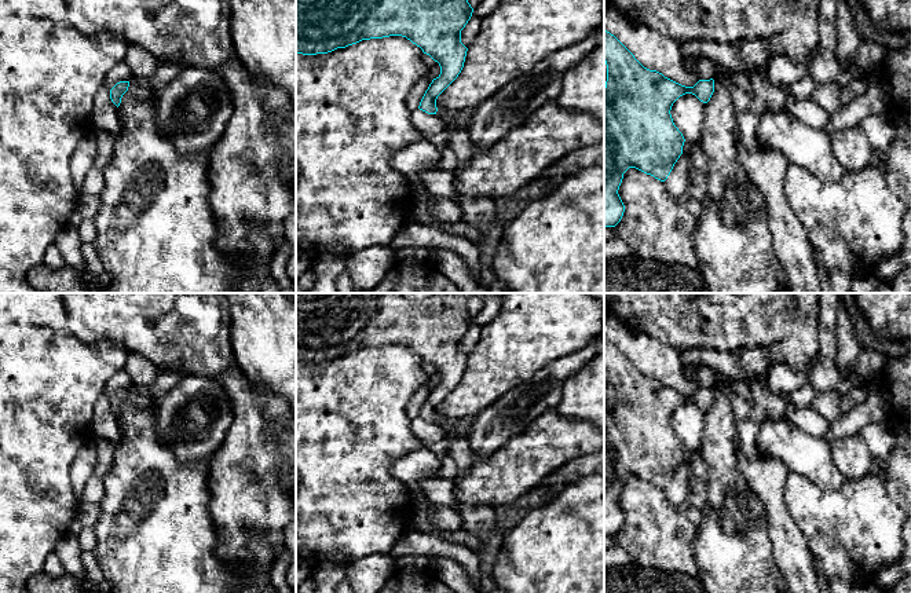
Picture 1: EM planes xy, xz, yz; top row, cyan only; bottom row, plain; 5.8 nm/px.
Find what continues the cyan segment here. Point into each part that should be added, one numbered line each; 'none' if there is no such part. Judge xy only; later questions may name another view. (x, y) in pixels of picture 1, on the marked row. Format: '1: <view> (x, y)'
1: xy (134, 88)

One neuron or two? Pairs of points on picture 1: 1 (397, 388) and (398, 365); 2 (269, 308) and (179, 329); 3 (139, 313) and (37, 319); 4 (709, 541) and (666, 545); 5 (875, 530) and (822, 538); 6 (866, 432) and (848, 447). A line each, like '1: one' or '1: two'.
1: one
2: two
3: two
4: two
5: one
6: two

